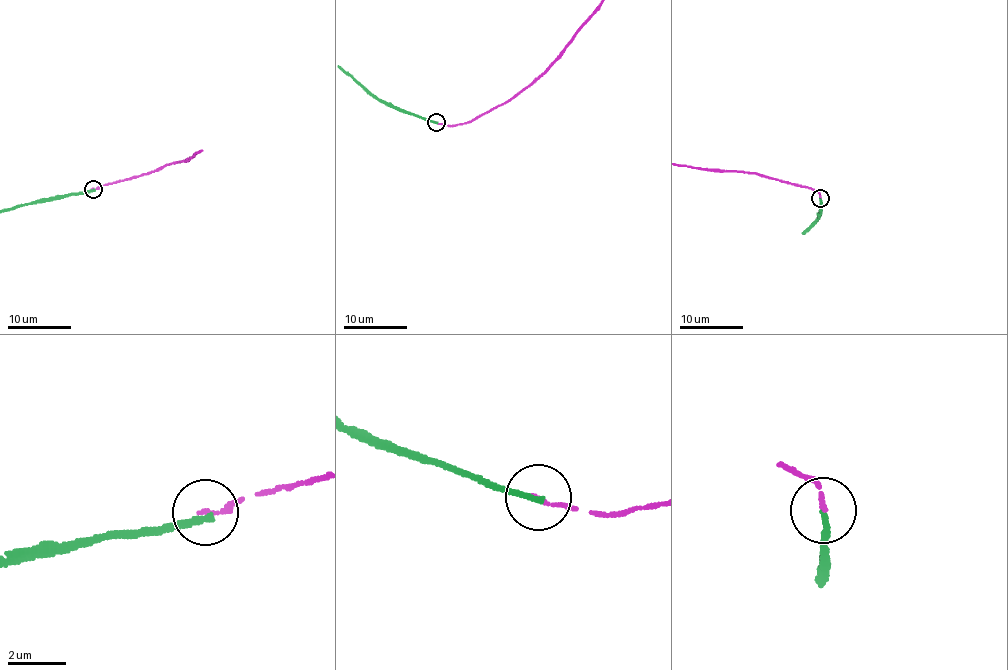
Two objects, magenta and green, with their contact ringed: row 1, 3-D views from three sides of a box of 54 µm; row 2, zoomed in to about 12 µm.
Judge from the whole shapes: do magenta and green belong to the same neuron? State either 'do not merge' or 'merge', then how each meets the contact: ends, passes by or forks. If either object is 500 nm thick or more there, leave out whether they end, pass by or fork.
do not merge; magenta ends; green ends

